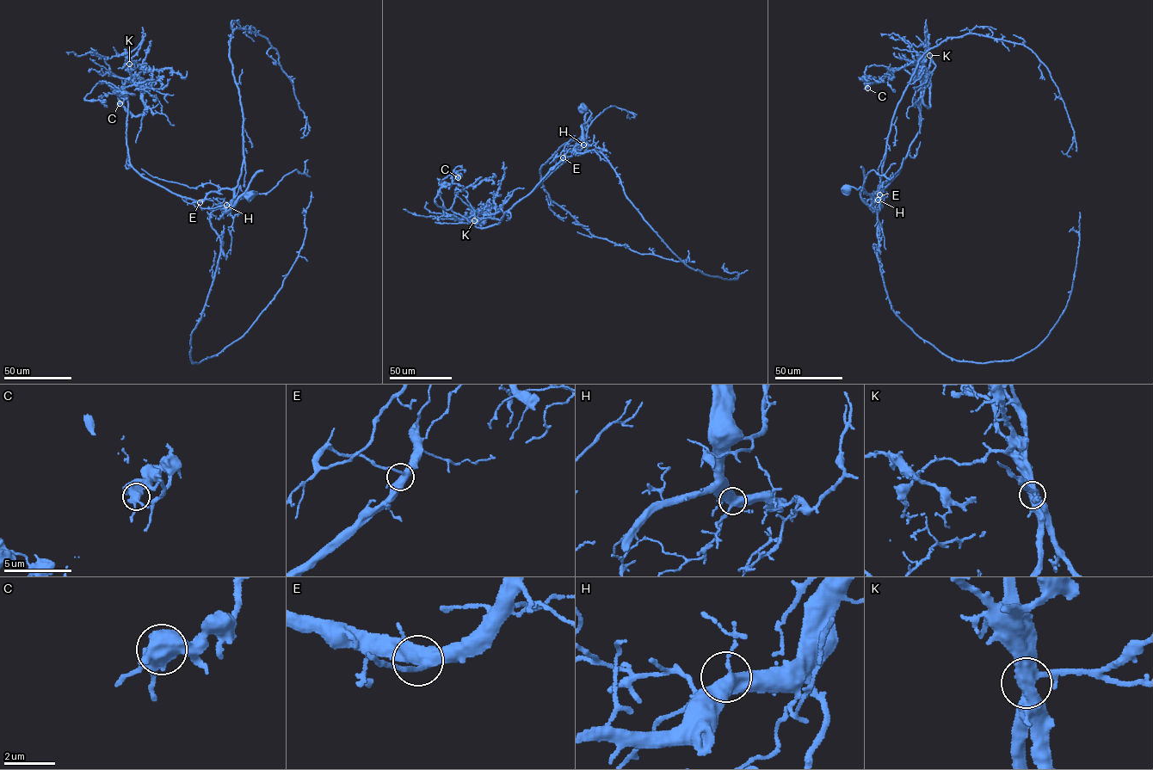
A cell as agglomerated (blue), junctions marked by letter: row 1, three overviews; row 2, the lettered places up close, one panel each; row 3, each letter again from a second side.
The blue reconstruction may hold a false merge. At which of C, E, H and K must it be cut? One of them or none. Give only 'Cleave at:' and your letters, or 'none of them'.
Cleave at: K

